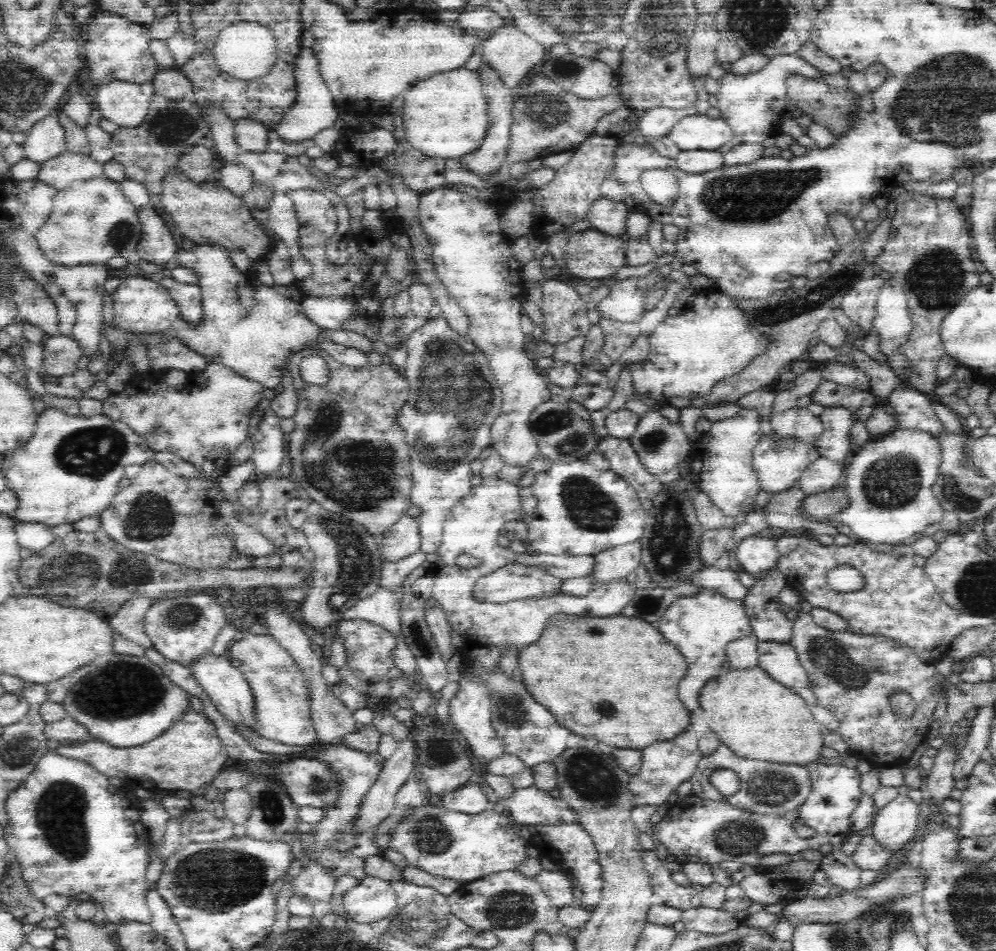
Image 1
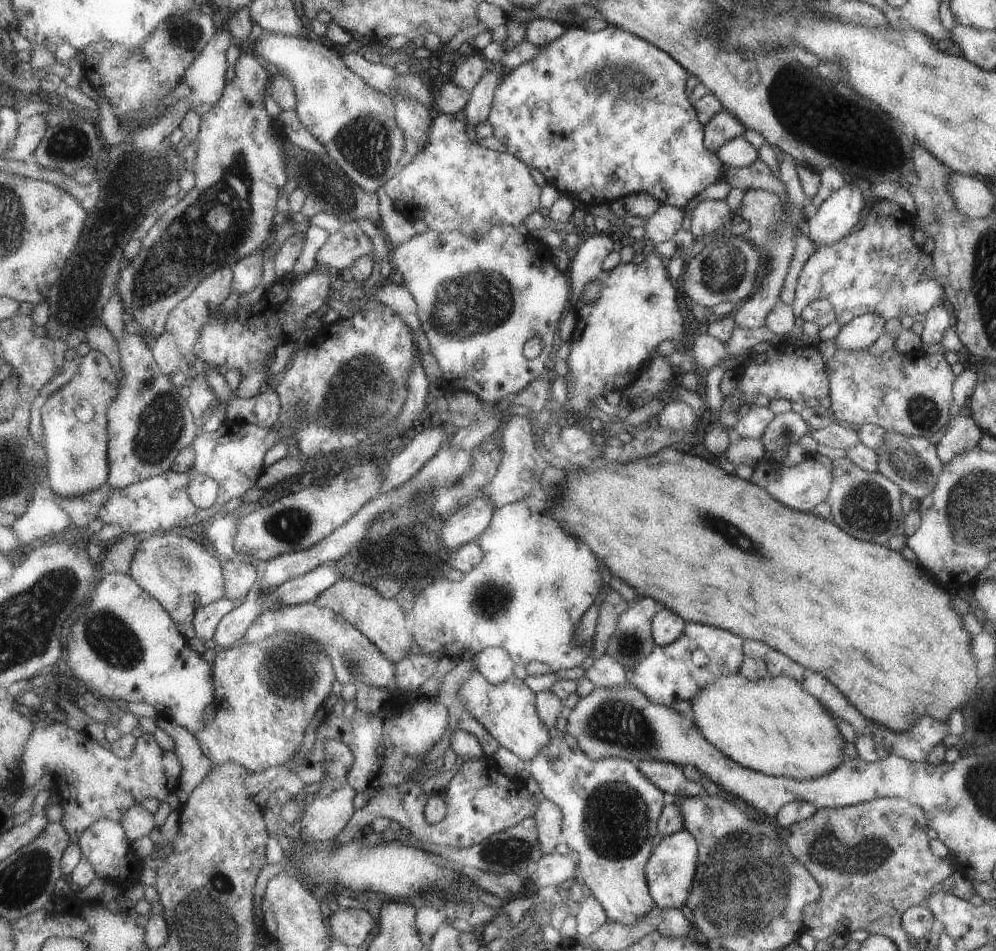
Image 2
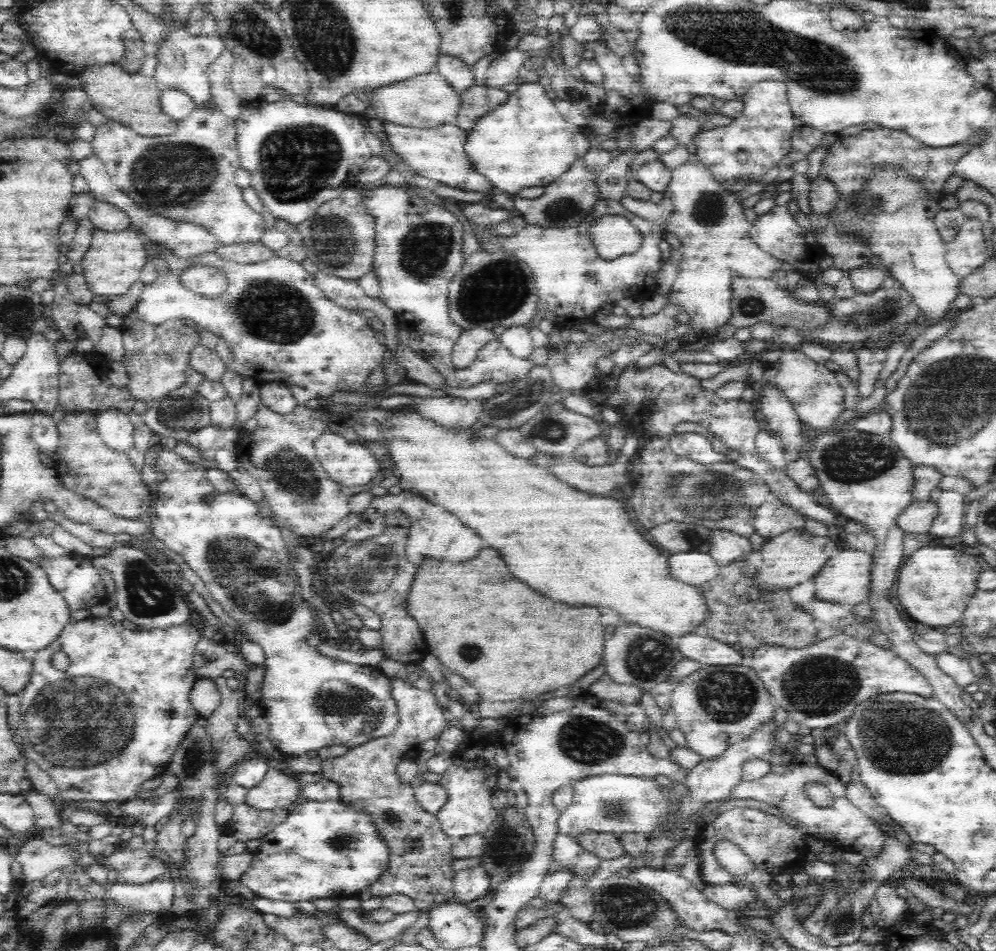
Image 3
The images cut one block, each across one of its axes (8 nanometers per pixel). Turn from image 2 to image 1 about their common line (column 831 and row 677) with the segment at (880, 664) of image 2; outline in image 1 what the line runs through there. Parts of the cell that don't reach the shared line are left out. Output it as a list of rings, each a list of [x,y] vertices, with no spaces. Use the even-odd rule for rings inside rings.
[[[556,614],[546,624],[540,640],[522,652],[520,668],[530,694],[554,714],[560,726],[566,726],[586,740],[598,740],[606,750],[632,748],[642,752],[652,744],[678,738],[678,734],[684,734],[690,726],[690,712],[678,696],[678,684],[688,672],[686,658],[646,620],[624,616],[576,618]]]

